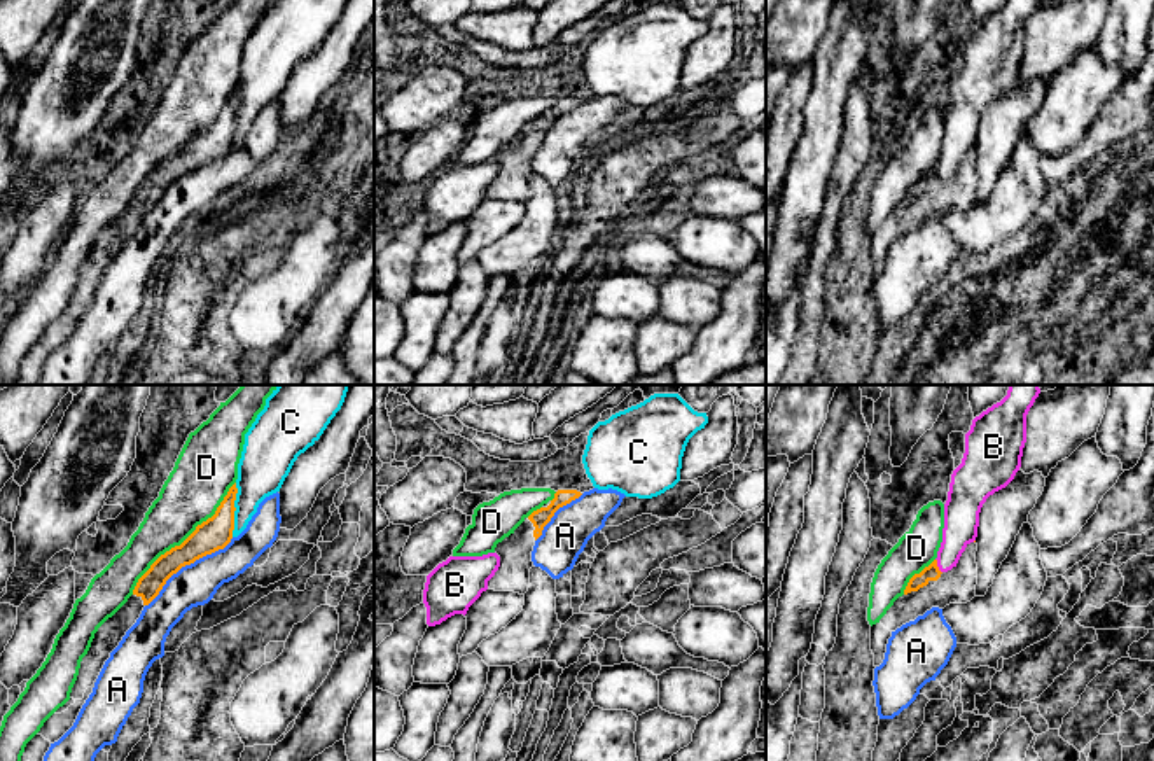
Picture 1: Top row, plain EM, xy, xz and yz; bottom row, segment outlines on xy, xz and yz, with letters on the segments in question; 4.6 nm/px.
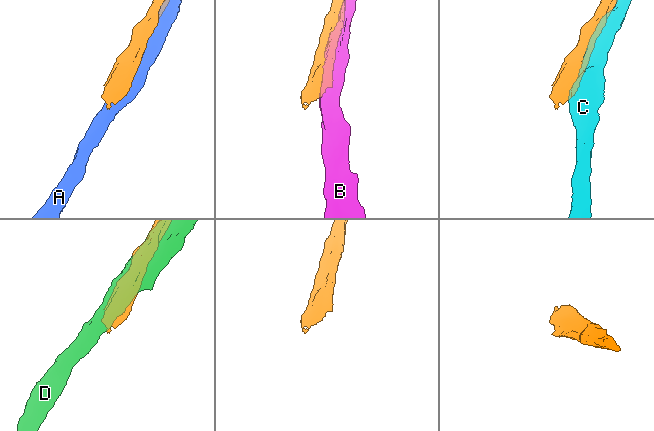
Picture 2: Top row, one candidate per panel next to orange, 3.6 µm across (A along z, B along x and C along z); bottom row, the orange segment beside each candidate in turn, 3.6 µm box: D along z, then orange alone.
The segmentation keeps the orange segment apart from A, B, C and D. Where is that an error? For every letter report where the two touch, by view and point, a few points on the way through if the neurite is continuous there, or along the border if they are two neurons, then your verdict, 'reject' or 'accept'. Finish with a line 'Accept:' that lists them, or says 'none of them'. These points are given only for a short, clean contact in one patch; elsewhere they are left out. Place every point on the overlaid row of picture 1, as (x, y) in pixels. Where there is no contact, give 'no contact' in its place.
A: meets orange in xy at (187, 564); reject
B: meets orange in yz at (936, 565); reject
C: meets orange in xy at (235, 509); reject
D: meets orange in xy at (186, 539); reject
Accept: none of them

